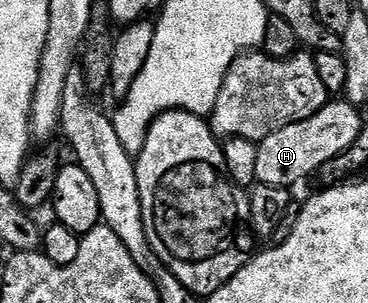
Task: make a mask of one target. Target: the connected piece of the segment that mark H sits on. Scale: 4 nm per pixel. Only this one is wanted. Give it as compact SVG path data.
M336 98L325 104L318 114L306 118L302 122L294 122L290 126L282 126L282 130L274 130L258 144L257 181L270 186L291 189L292 184L300 184L307 176L315 177L320 167L342 154L344 146L344 105L347 99Z

